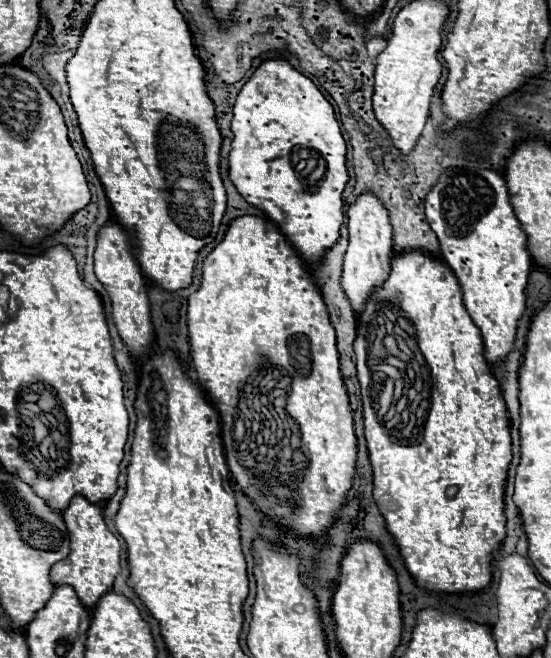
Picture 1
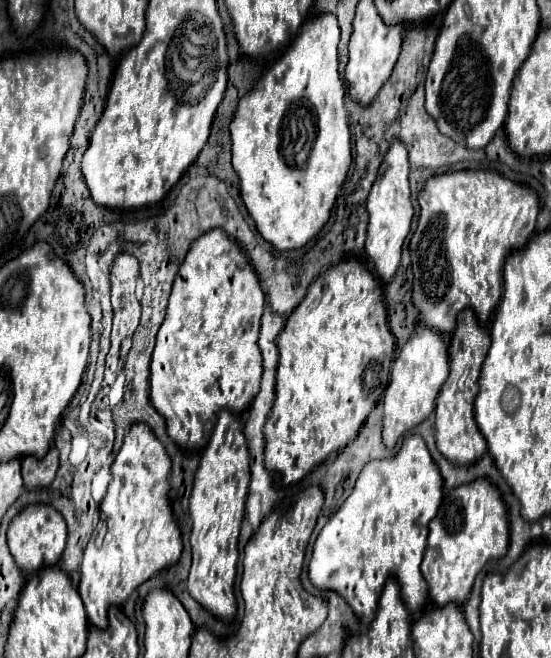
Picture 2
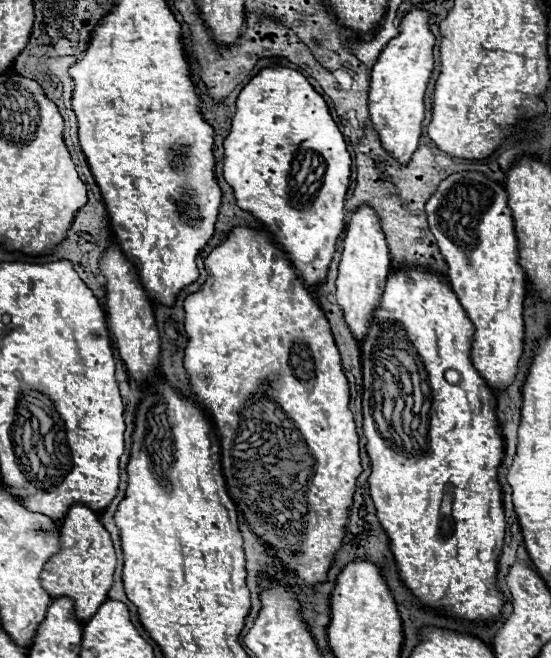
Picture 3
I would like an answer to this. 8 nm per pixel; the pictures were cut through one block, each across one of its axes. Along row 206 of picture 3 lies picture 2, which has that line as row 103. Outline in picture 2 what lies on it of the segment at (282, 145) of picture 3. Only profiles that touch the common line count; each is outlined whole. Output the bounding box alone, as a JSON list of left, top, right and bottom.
[230,14,352,250]

